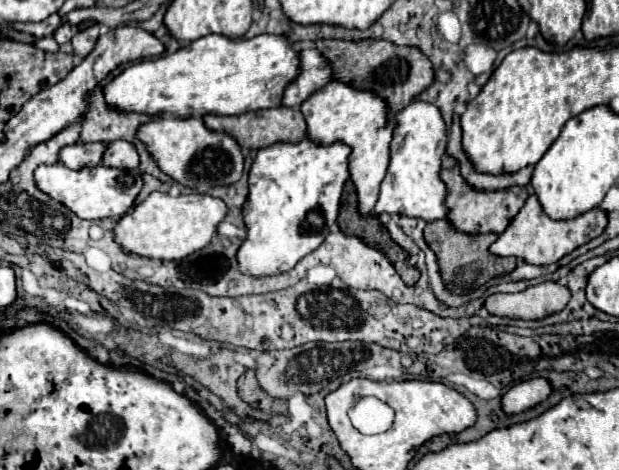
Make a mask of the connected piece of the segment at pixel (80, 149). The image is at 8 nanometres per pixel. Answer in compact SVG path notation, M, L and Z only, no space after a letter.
M76 142L72 146L62 148L60 162L72 170L92 168L92 166L98 166L102 162L106 148L108 148L108 142L94 142L94 144Z

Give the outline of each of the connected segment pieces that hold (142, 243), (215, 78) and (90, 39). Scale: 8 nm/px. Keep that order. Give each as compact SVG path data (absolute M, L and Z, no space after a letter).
M152 192L144 202L120 218L114 228L114 236L126 252L158 260L182 260L210 244L226 214L226 202L210 194L170 196L168 192Z
M208 34L174 54L132 64L104 88L104 94L110 106L144 114L244 114L280 106L286 86L300 74L300 68L300 52L286 34L254 38Z
M94 24L94 26L86 28L86 30L80 30L80 32L72 38L74 54L76 54L76 56L82 56L82 58L88 56L90 50L94 48L96 40L98 40L98 24Z

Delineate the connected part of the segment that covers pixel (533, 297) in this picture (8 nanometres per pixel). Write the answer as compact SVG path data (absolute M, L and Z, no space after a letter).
M546 280L516 294L492 294L486 298L484 306L494 316L540 320L562 310L568 300L570 290L566 286Z

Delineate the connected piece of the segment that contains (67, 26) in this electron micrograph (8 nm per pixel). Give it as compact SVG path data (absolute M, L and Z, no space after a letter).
M64 22L64 24L60 24L58 30L54 32L54 40L56 40L58 44L64 44L64 42L68 42L76 32L78 32L78 26L76 26L76 24Z

